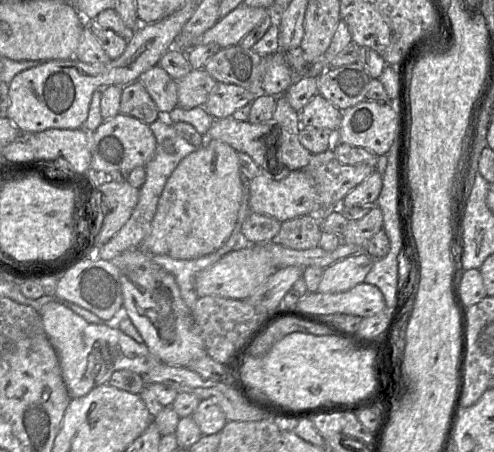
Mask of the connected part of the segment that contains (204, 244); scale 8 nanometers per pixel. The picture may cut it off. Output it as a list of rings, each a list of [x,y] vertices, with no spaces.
[[[207,139],[202,147],[184,157],[167,179],[157,203],[150,232],[138,248],[150,255],[166,255],[180,260],[196,259],[215,252],[234,230],[242,193],[238,152],[225,142]]]

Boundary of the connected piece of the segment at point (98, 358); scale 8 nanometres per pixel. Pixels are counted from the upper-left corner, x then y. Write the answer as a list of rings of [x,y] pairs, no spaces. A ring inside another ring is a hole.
[[[49,302],[39,315],[44,331],[57,352],[61,374],[71,398],[86,395],[93,388],[107,384],[113,372],[130,370],[143,375],[161,362],[144,343],[137,343],[111,322],[92,324],[66,306]]]

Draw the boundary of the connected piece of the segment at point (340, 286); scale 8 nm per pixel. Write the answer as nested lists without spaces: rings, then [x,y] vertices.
[[[365,251],[350,255],[323,270],[318,286],[321,293],[340,293],[363,283],[375,259]]]

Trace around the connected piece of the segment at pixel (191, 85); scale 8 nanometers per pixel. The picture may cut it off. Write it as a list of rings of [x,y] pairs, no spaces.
[[[205,69],[191,71],[177,80],[177,107],[192,109],[203,106],[217,81]]]

